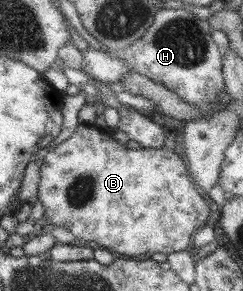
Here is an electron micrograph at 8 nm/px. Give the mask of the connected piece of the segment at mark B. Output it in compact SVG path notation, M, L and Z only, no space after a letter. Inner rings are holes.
M78 124L75 132L67 139L57 144L53 149L48 148L47 154L43 157L41 166L39 166L40 177L37 189L37 198L39 202L44 206L44 217L53 226L61 226L67 228L74 238L79 240L91 240L95 242L97 246L105 248L107 251L112 252L114 255L124 256L127 258L148 258L149 255L155 254L155 252L161 252L161 254L169 254L170 252L183 250L189 240L191 240L191 233L196 231L207 220L208 214L208 201L203 199L200 188L192 181L192 178L188 174L187 164L184 159L173 153L173 150L167 148L126 148L125 144L115 141L112 136L107 136L103 132L94 126L88 126Z

